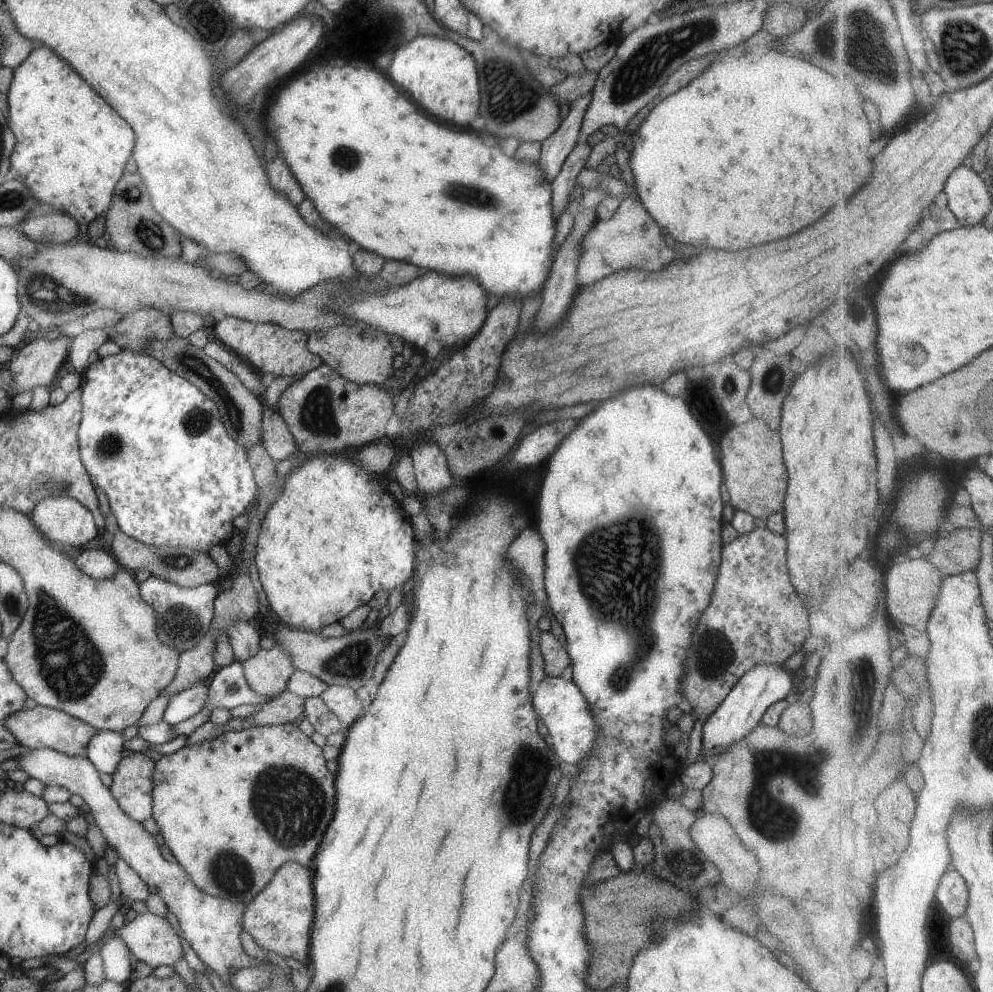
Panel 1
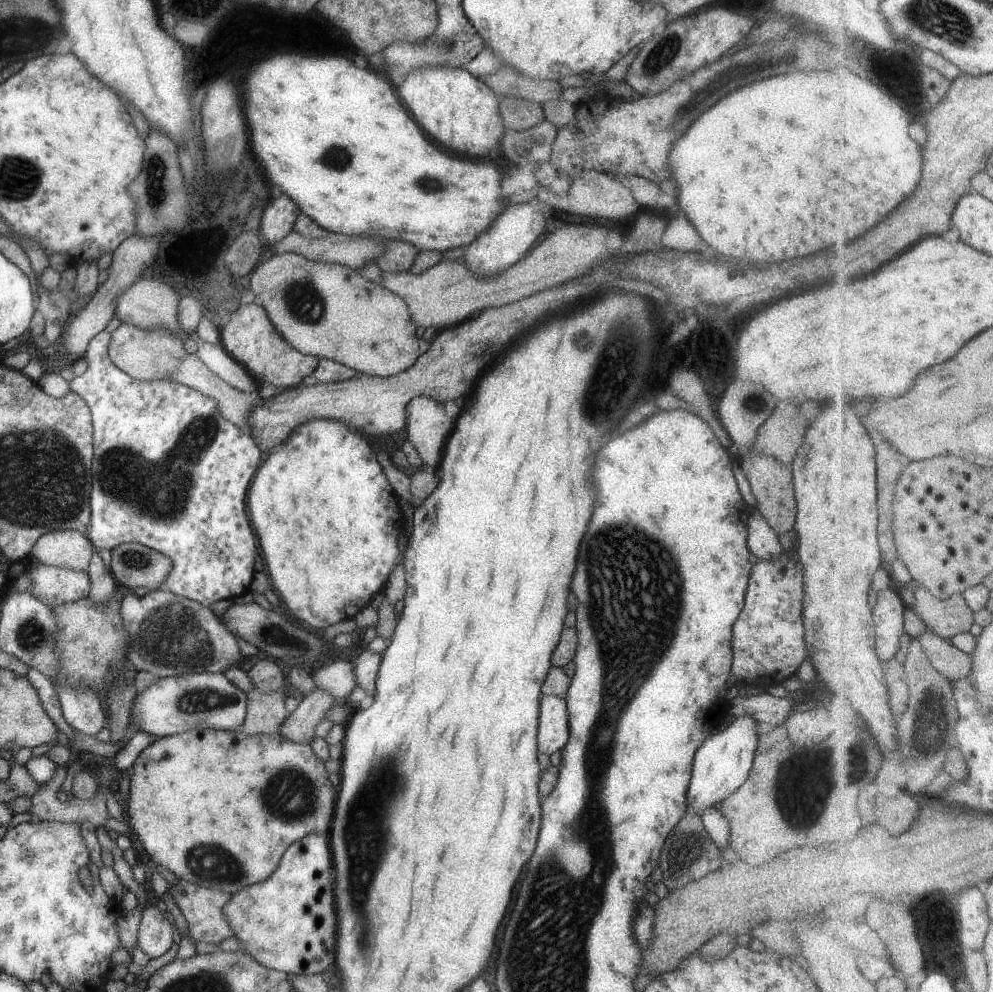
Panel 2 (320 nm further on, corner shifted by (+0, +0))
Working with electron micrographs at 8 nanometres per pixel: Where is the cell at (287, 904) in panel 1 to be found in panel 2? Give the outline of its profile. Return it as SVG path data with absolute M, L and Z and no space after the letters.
M310 832L292 842L267 878L234 892L220 908L233 936L240 940L241 950L265 968L283 971L288 975L314 975L329 971L333 966L336 943L336 876L326 833Z

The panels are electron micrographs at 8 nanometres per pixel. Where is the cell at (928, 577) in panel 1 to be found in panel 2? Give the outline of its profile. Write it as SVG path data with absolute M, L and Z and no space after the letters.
M912 582L915 586L916 594L916 604L913 606L914 612L923 620L925 626L928 630L933 630L937 633L942 639L951 640L954 636L960 635L961 633L968 633L973 626L974 613L975 611L969 606L969 603L965 600L965 597L962 594L954 594L953 597L948 598L947 600L939 600L926 586L921 584L916 584Z

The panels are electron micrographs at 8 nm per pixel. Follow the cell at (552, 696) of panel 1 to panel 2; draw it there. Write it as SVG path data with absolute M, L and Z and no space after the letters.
M541 696L537 748L541 754L561 751L568 739L568 714L564 697Z

